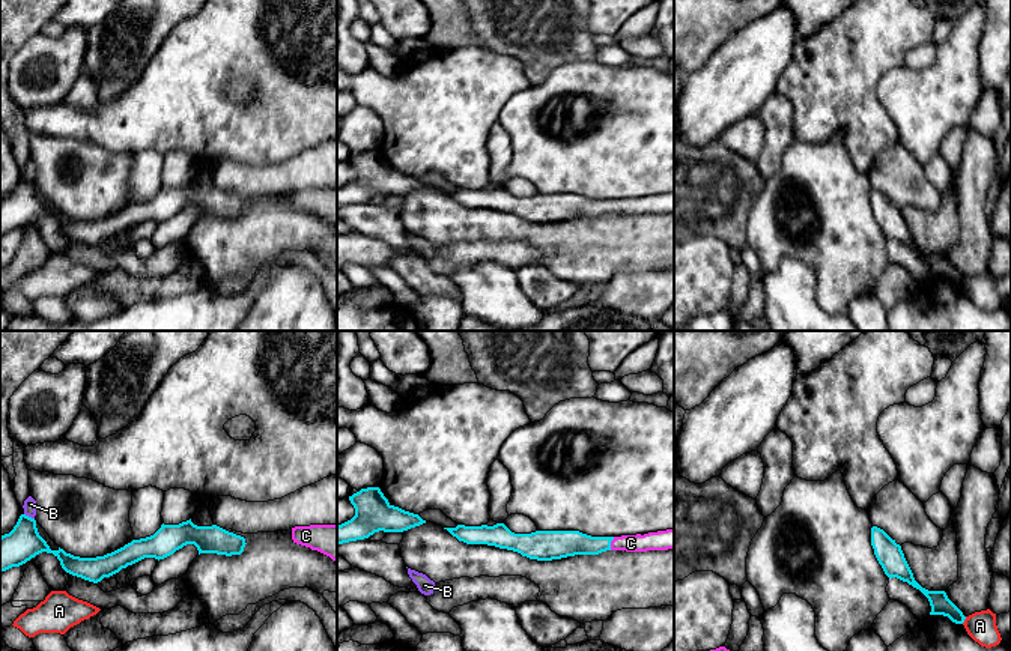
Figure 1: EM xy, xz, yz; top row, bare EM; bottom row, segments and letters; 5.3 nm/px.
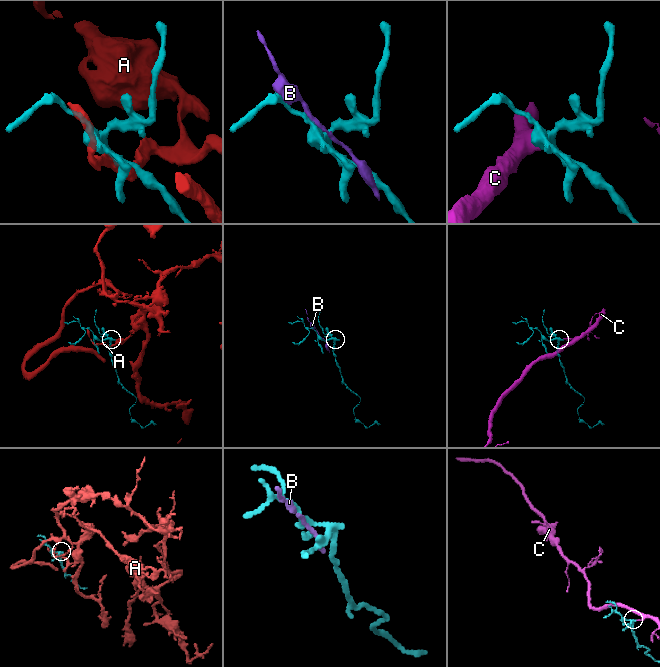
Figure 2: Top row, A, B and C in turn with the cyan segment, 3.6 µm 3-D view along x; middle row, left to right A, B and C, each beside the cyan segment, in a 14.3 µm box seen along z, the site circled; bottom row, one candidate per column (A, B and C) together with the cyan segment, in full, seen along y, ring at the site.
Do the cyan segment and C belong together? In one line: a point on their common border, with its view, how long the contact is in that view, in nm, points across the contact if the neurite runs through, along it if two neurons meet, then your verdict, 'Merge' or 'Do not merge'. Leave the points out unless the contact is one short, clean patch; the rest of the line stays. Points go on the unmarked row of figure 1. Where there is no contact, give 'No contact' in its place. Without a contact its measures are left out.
Touches cyan at xz (610, 206). Shared border 80 nm. Path across: xz (563, 206), (610, 206), (644, 206), (653, 203). Merge

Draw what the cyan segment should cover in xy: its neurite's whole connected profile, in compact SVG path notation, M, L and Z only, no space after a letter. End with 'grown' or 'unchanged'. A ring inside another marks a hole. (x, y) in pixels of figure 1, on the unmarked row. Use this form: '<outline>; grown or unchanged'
M21 177L9 197L0 200L0 236L20 230L47 215L53 216L62 232L77 241L98 247L144 221L164 223L187 207L194 207L200 216L241 218L245 201L217 188L197 189L190 183L179 188L161 188L150 200L132 203L123 210L96 221L80 221L63 212L51 213L39 198L36 183Z; unchanged

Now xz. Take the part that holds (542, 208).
M504 186L493 189L457 188L456 191L444 192L466 207L495 209L537 224L599 218L606 213L647 215L674 212L674 192L621 200L591 200L579 194L515 197Z; grown

